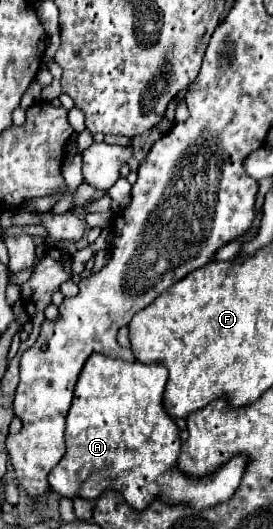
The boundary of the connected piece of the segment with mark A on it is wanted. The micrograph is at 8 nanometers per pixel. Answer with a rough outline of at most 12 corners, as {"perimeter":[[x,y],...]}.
{"perimeter":[[85,362],[53,492],[195,510],[239,488],[177,468],[167,368]]}

